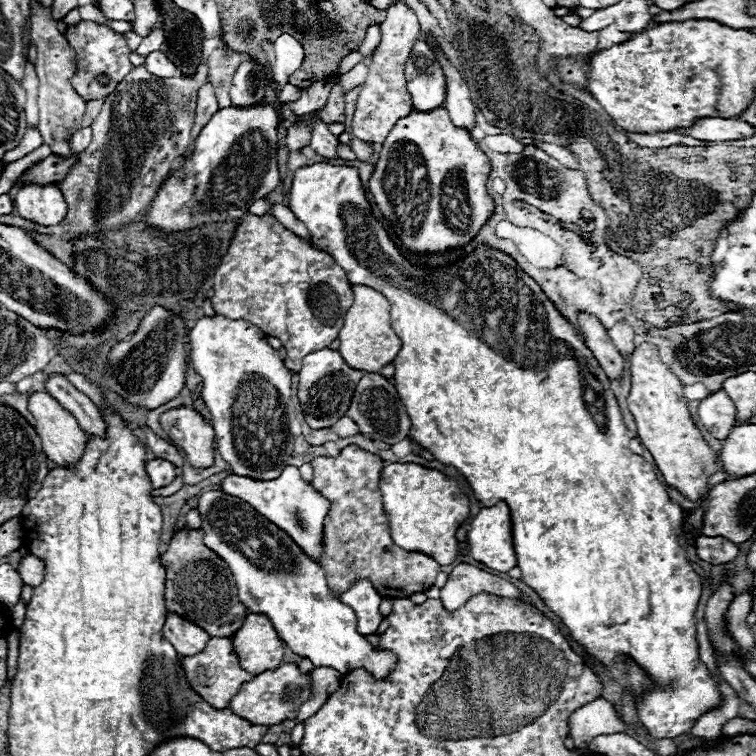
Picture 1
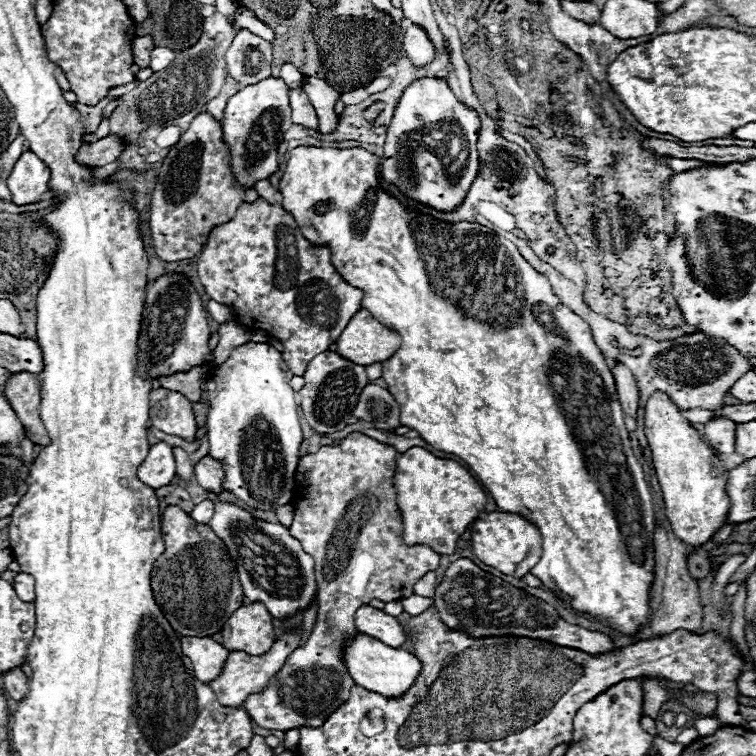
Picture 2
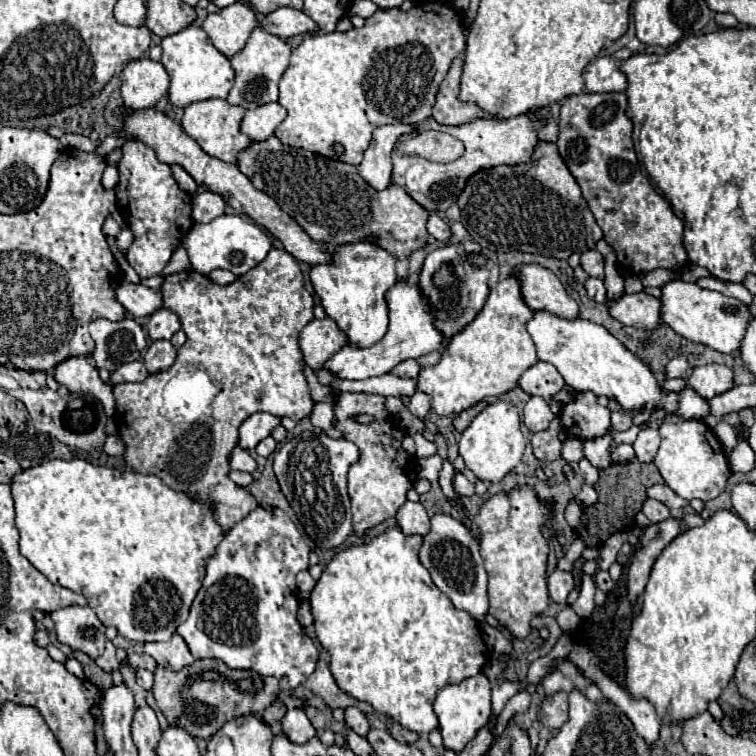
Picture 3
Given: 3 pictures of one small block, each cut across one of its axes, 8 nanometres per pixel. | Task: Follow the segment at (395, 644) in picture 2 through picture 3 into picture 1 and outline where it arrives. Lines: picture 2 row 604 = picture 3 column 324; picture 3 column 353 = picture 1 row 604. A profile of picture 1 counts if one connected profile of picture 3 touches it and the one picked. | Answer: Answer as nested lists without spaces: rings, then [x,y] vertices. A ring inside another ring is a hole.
[[[368,580],[356,582],[350,590],[346,590],[340,596],[340,600],[356,612],[360,634],[376,634],[378,632],[378,628],[384,620],[384,616],[378,610],[382,596],[374,590],[374,586]]]

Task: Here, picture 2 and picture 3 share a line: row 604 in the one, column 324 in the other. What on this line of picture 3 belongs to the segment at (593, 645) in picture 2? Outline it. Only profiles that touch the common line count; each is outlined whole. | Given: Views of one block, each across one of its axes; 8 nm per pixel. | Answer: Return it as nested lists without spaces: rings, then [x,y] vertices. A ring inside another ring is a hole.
[[[302,432],[284,440],[274,456],[274,474],[278,478],[280,490],[290,502],[294,514],[302,522],[308,538],[320,550],[340,548],[346,536],[352,532],[352,514],[350,514],[350,498],[346,490],[346,474],[348,468],[358,460],[358,446],[346,440],[328,438],[324,432]],[[326,454],[328,454],[328,470],[332,474],[332,482],[326,476]]]

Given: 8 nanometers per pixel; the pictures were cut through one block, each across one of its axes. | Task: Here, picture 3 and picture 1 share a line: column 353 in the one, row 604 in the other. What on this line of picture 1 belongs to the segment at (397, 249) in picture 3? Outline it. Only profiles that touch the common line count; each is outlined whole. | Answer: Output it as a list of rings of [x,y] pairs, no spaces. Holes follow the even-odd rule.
[[[184,526],[172,536],[166,552],[162,554],[162,564],[166,568],[166,582],[164,582],[166,610],[190,620],[192,624],[206,630],[210,636],[230,638],[242,626],[244,618],[250,612],[238,600],[236,582],[228,564],[214,550],[210,550],[202,542],[202,538],[204,538],[202,530]]]

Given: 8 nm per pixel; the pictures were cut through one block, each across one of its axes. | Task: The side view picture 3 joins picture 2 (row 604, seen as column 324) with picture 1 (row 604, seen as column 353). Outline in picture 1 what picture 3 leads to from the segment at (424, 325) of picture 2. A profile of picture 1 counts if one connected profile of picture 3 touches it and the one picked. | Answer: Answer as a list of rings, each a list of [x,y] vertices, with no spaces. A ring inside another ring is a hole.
[[[318,162],[312,166],[302,166],[294,172],[292,186],[290,186],[290,210],[296,214],[300,222],[306,224],[308,234],[312,238],[312,244],[320,250],[326,250],[334,256],[334,260],[344,268],[350,284],[358,286],[370,286],[378,292],[382,292],[392,310],[392,328],[402,340],[402,348],[398,356],[394,358],[394,386],[400,394],[402,404],[406,406],[406,414],[412,422],[408,438],[416,440],[422,448],[434,454],[436,460],[444,464],[452,464],[470,484],[474,496],[484,506],[494,506],[500,500],[506,500],[512,514],[512,532],[514,532],[514,550],[518,568],[522,570],[522,580],[546,602],[546,606],[562,618],[564,626],[570,630],[570,636],[584,646],[596,660],[608,664],[618,654],[628,654],[640,664],[650,678],[654,680],[656,688],[652,694],[646,694],[644,698],[636,698],[636,708],[640,722],[648,728],[648,732],[656,738],[674,738],[682,732],[688,732],[690,726],[698,722],[698,718],[720,704],[720,692],[714,684],[714,680],[708,676],[706,666],[698,660],[698,642],[696,642],[696,620],[694,610],[700,600],[702,584],[700,576],[692,570],[690,562],[686,560],[686,552],[682,550],[678,535],[682,532],[682,510],[678,504],[670,502],[666,488],[658,482],[654,468],[642,458],[636,456],[628,444],[630,444],[630,432],[624,424],[624,418],[620,414],[618,402],[612,394],[610,380],[606,378],[604,370],[596,362],[594,354],[588,350],[584,340],[576,334],[570,320],[566,320],[558,308],[548,300],[548,296],[542,292],[542,288],[532,280],[528,274],[524,274],[516,260],[508,254],[494,250],[484,244],[476,244],[476,248],[468,254],[462,254],[458,260],[450,262],[448,266],[428,266],[428,264],[414,264],[410,258],[406,258],[388,232],[384,230],[382,222],[372,214],[372,206],[366,198],[366,190],[360,182],[358,168],[352,166],[332,166],[328,162]]]

